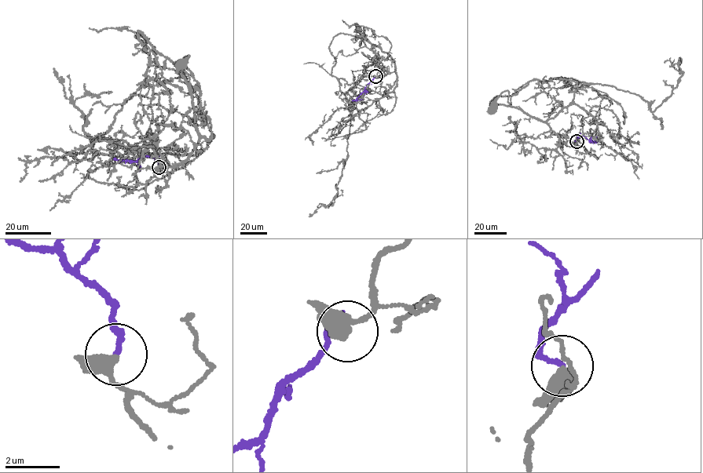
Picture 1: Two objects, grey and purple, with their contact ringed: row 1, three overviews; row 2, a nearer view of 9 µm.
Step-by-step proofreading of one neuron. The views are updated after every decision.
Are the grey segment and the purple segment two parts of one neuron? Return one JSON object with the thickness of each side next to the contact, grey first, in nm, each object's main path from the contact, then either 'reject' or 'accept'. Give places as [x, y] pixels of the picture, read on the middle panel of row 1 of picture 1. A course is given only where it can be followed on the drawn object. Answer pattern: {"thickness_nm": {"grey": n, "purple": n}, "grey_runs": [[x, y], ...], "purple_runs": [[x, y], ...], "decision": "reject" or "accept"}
{"thickness_nm": {"grey": 400, "purple": 170}, "grey_runs": [[375, 77], [383, 68], [378, 63], [387, 59], [388, 55], [367, 39], [359, 45], [361, 39], [358, 30]], "purple_runs": [[375, 77], [356, 99], [363, 100]], "decision": "reject"}

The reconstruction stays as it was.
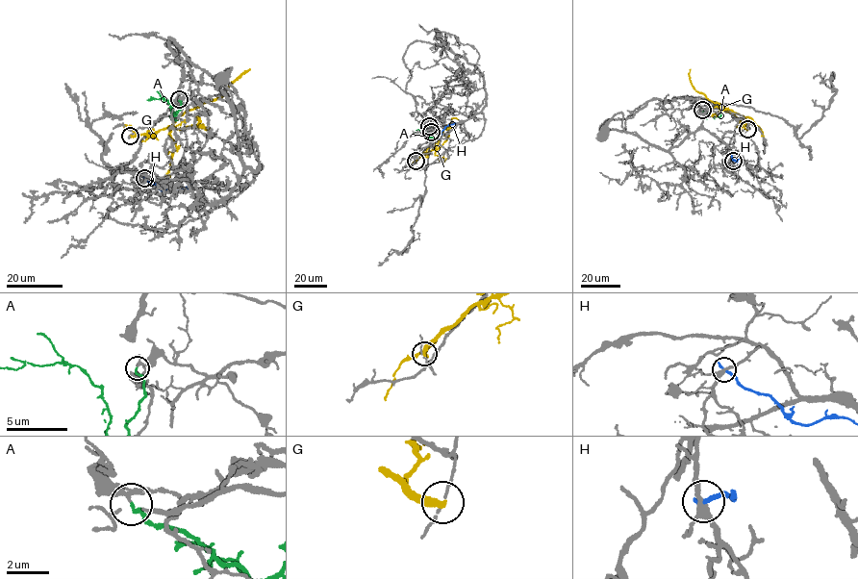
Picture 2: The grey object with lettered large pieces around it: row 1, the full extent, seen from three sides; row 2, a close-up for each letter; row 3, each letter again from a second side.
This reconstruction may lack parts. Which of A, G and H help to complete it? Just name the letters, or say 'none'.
A

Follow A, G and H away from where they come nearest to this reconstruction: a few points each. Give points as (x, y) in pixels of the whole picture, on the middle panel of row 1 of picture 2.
A: (429, 126), (432, 127), (430, 133), (422, 129), (413, 133)
G: (416, 161), (433, 148), (451, 118), (458, 120)
H: (431, 132), (441, 131), (456, 123)

